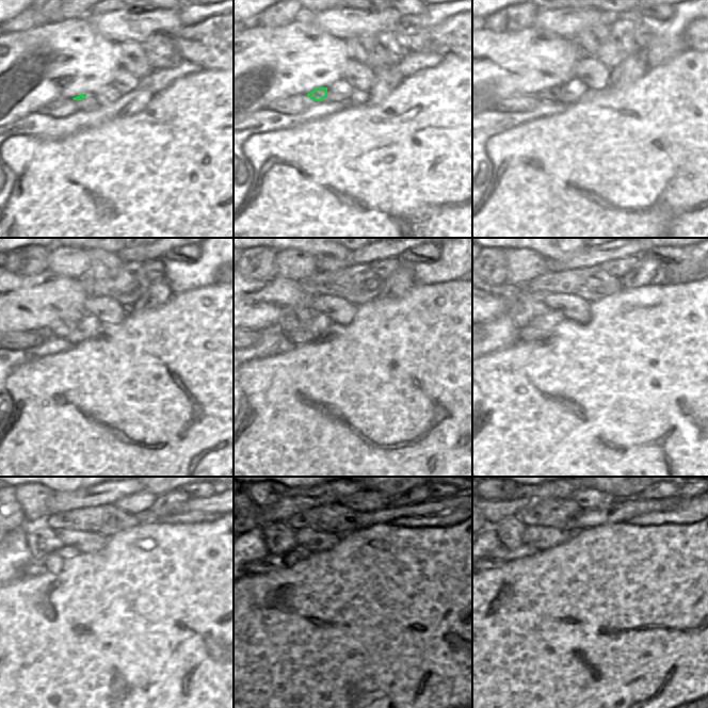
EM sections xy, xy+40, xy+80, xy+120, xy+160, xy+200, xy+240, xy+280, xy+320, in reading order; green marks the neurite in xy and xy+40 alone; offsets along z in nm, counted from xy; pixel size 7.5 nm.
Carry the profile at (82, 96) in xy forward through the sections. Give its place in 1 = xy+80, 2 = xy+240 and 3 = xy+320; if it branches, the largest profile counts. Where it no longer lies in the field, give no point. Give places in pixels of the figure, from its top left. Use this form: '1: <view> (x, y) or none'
1: xy+80 (553, 94)
2: xy+240 (42, 540)
3: xy+320 (510, 530)

